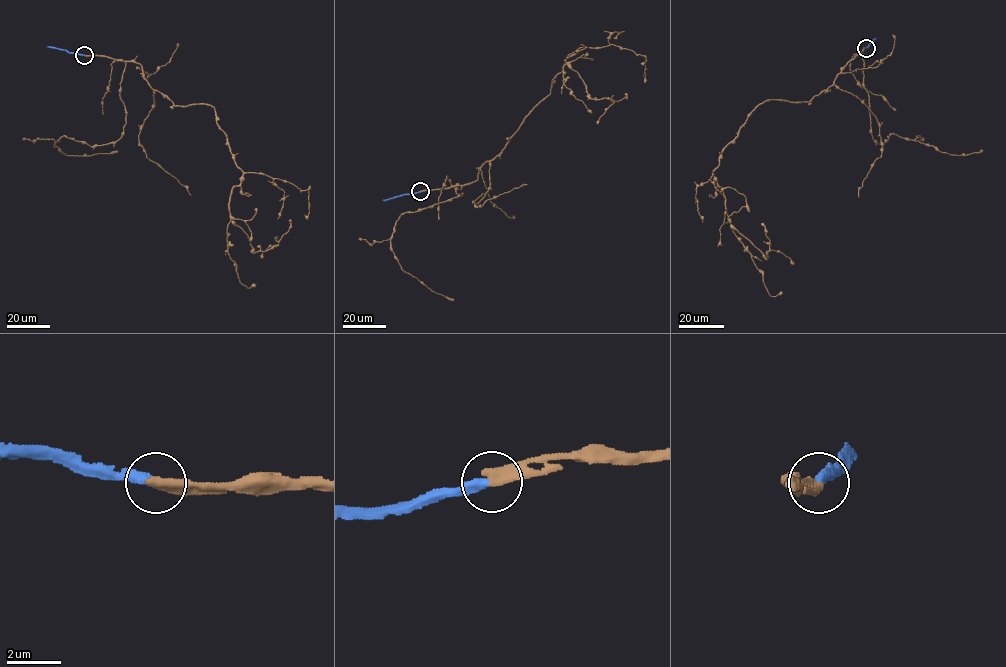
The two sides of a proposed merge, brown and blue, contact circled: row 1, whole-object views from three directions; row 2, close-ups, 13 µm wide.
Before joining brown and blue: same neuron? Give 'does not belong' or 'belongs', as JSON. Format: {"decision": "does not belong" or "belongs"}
{"decision": "belongs"}

